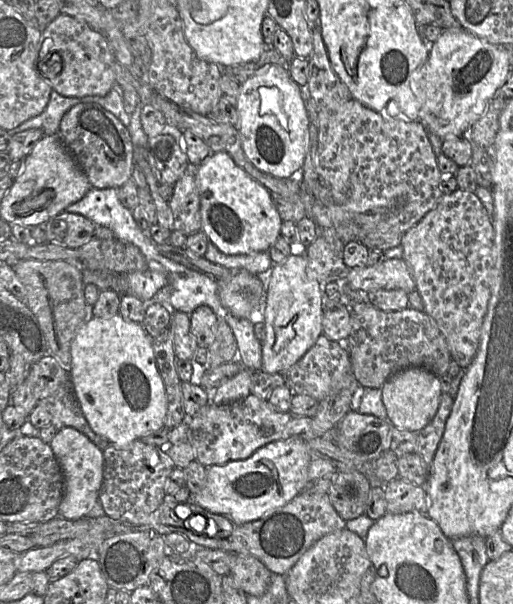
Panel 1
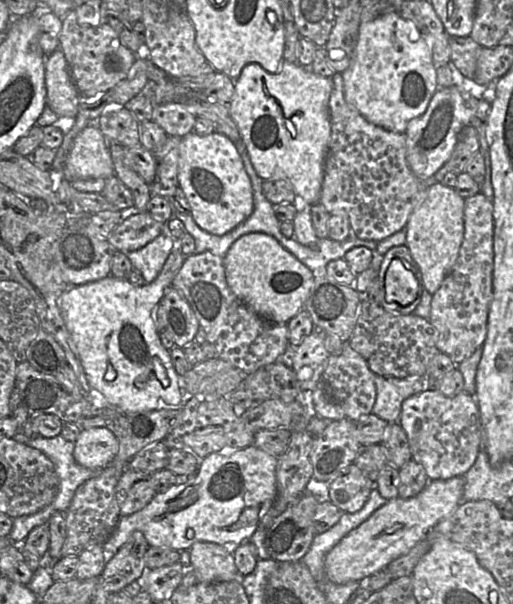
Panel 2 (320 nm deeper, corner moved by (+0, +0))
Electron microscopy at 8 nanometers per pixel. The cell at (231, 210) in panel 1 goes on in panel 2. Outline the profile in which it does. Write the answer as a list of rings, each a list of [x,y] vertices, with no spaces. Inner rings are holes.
[[[193,131],[181,138],[178,159],[178,184],[190,205],[190,214],[204,231],[224,235],[254,210],[252,183],[236,145],[225,135],[213,132],[200,136]]]

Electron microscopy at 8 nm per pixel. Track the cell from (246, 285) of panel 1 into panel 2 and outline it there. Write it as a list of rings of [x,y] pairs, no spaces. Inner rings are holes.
[[[247,233],[236,240],[224,256],[226,281],[234,295],[252,312],[273,323],[287,324],[309,296],[314,274],[273,236]]]

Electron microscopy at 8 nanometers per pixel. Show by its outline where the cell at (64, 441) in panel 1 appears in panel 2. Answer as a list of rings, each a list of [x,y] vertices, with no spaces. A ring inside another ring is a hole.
[[[91,427],[81,430],[74,442],[73,457],[77,464],[102,470],[115,457],[118,439],[105,427]]]

